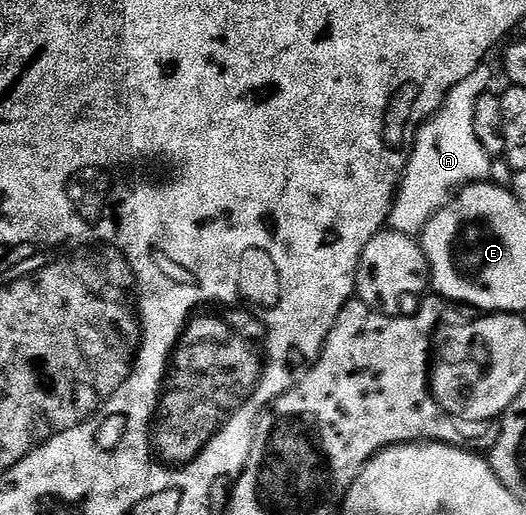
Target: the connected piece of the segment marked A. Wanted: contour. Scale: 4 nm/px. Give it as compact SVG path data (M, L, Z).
M490 65L478 66L461 84L457 84L445 96L441 108L428 118L415 134L415 145L412 146L407 160L407 169L403 171L403 177L399 183L399 189L395 191L395 201L391 203L390 229L412 236L422 235L423 230L433 220L435 213L451 201L456 193L472 182L485 182L492 177L491 166L493 160L481 148L477 136L473 133L473 104L481 100L481 96L492 89Z

